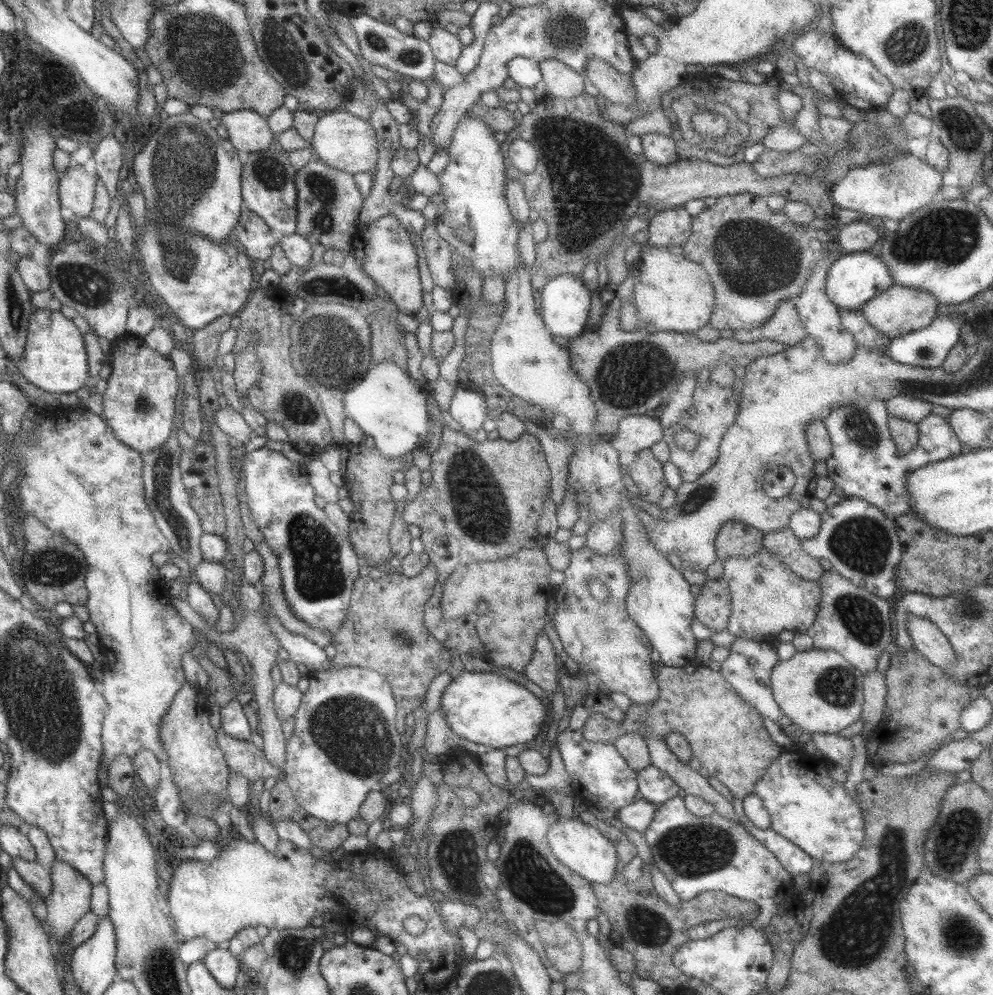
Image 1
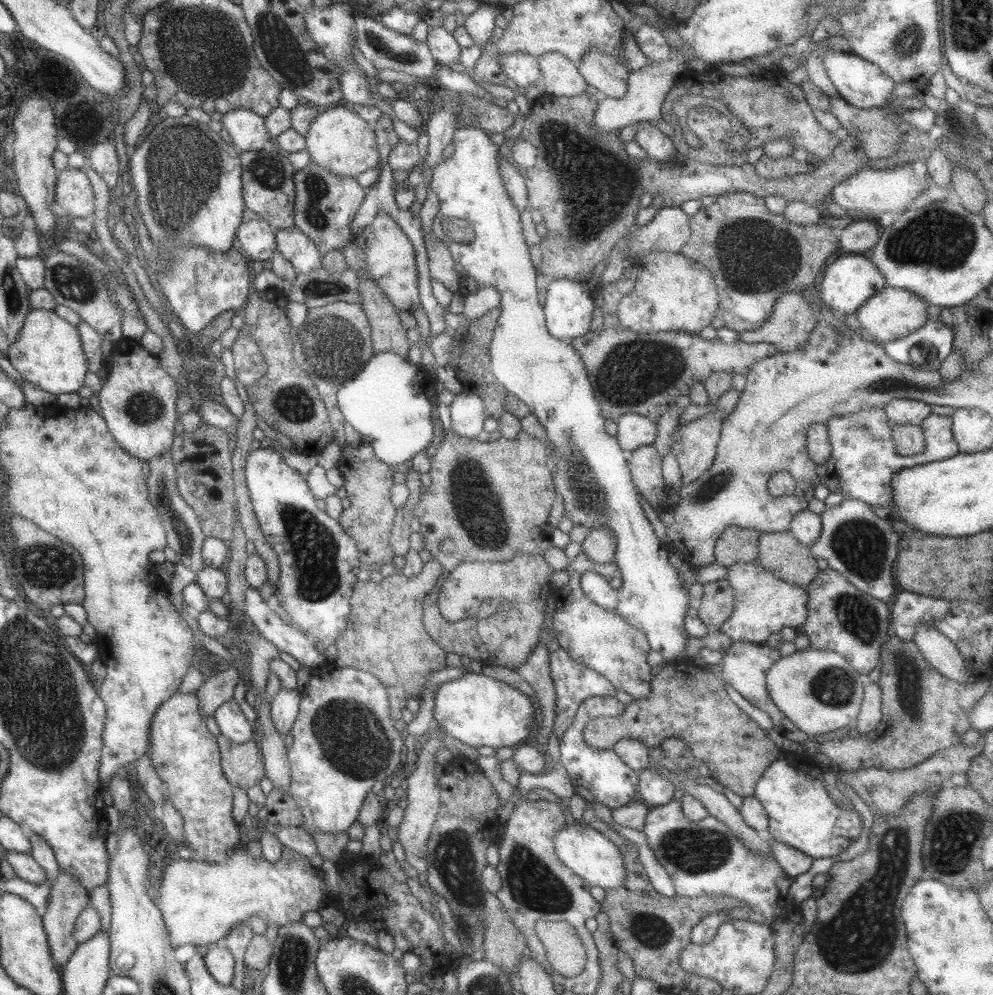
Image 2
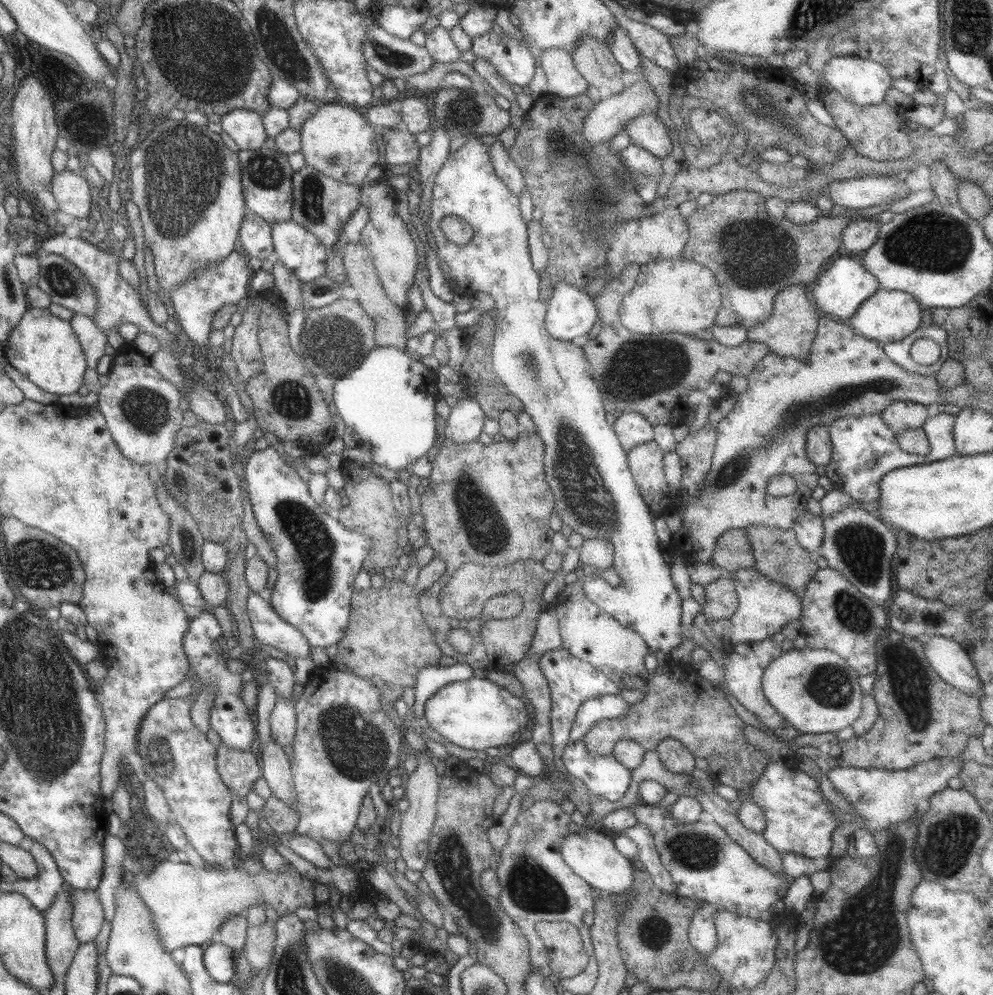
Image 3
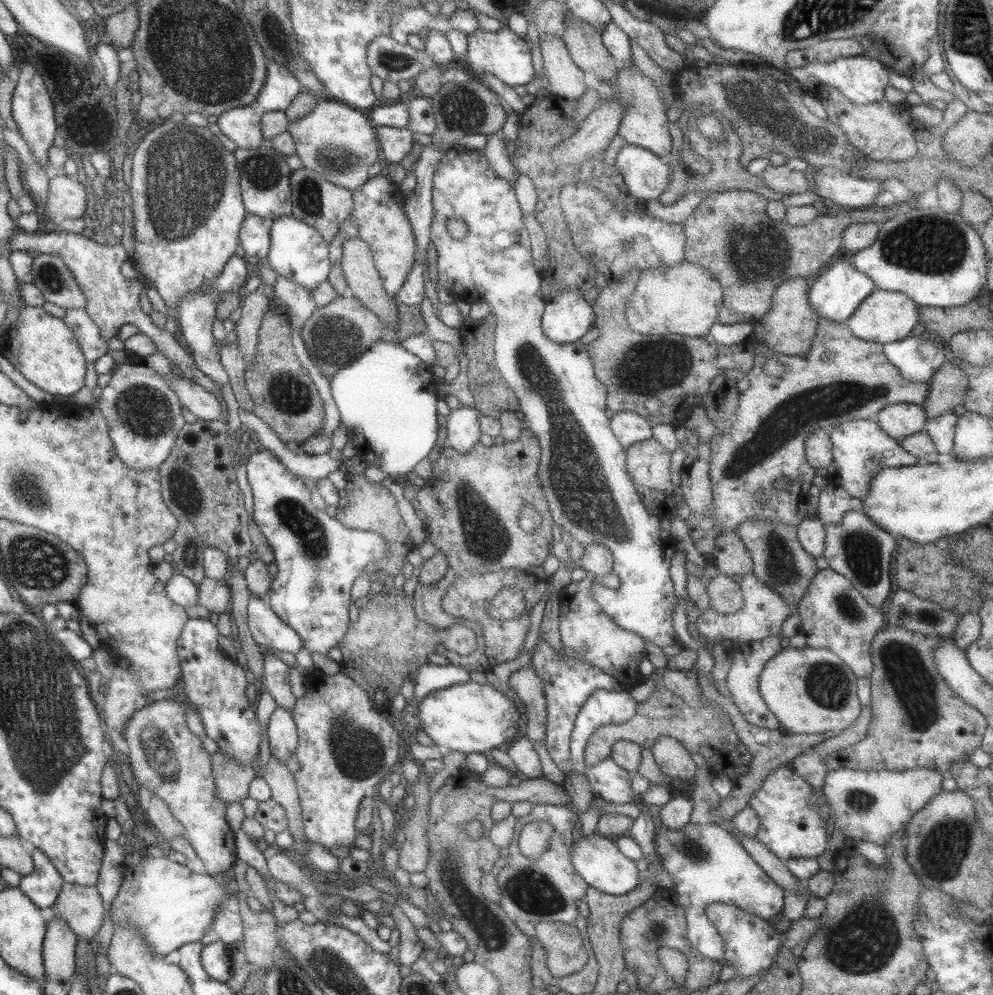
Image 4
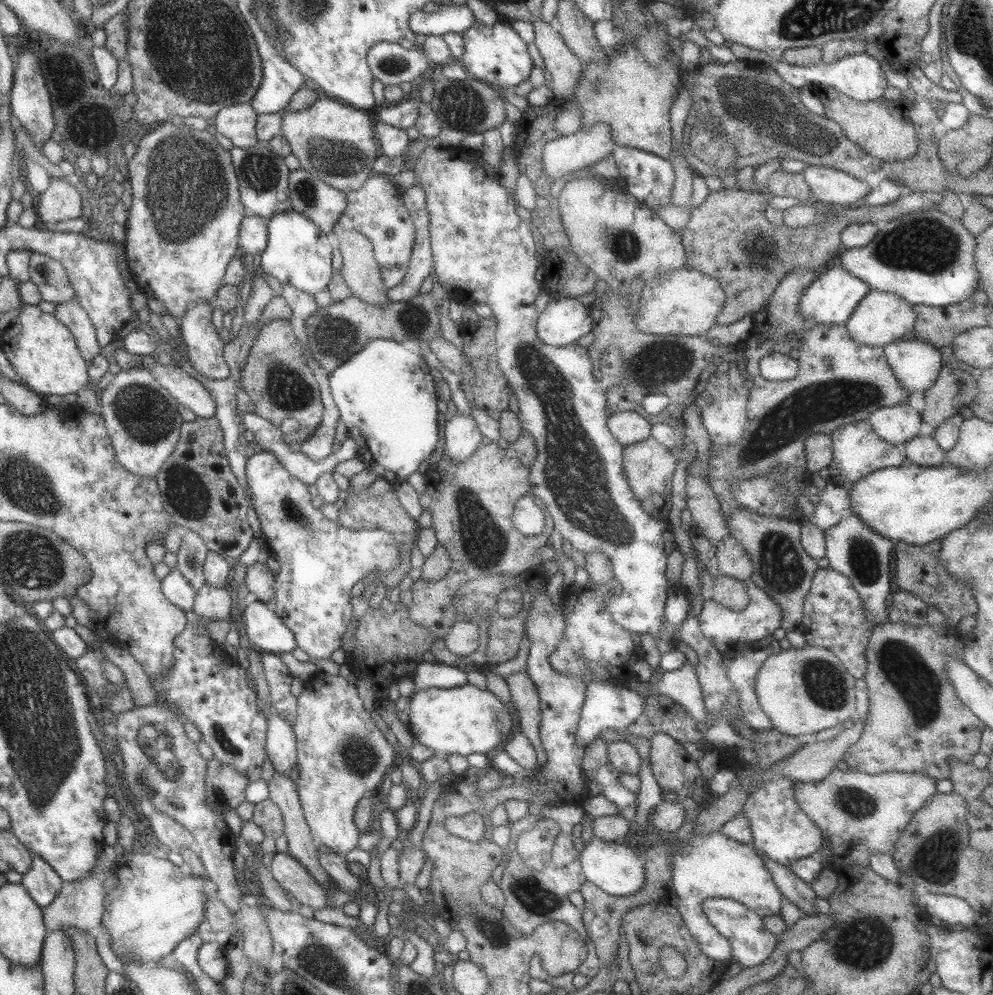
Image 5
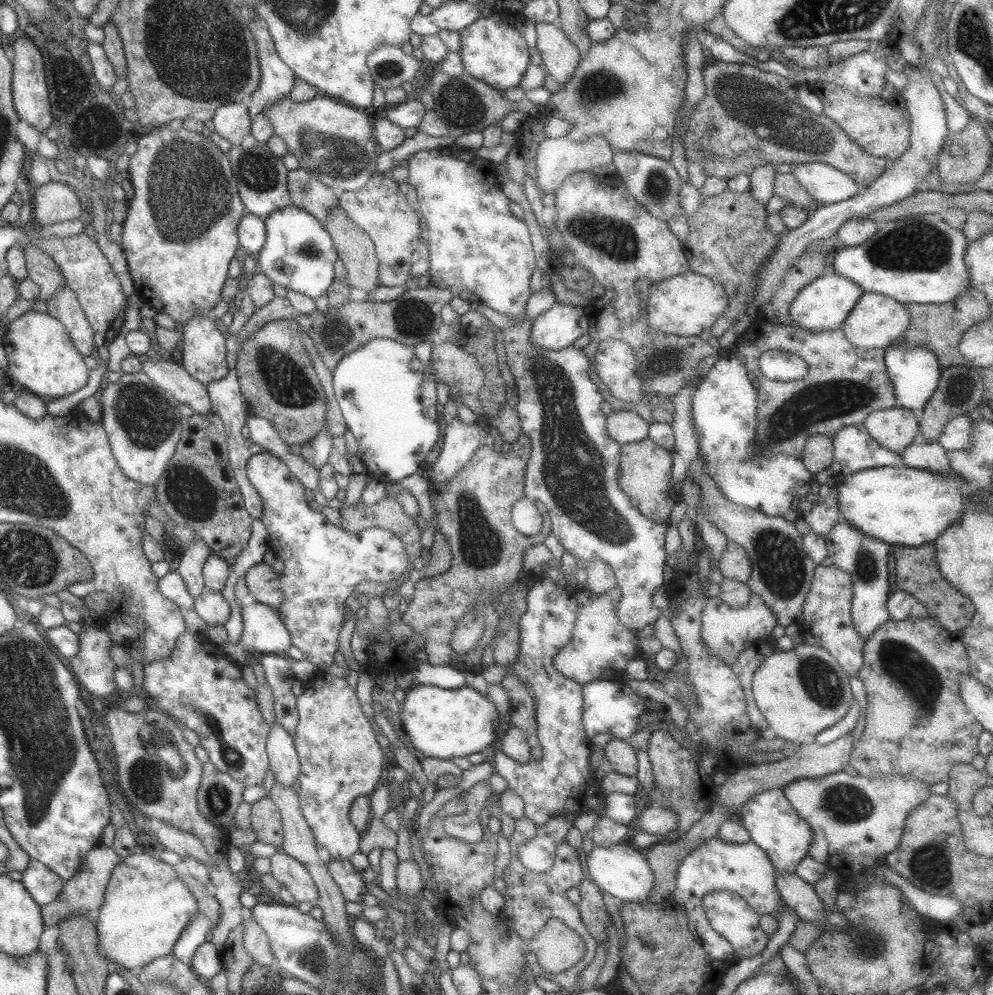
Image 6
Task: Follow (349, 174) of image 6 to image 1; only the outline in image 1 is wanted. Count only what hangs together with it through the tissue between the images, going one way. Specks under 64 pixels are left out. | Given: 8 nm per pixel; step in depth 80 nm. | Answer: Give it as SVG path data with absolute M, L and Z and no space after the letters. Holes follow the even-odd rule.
M341 108L325 111L325 114L317 119L309 146L315 154L313 159L352 175L357 172L372 173L376 167L377 142L372 126L369 121L357 118Z

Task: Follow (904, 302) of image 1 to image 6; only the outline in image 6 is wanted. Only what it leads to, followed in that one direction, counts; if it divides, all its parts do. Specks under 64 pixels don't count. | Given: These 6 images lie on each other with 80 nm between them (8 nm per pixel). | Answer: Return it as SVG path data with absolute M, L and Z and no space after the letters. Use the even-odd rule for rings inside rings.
M871 291L863 293L842 322L839 328L847 342L852 346L861 349L881 348L884 350L892 344L894 340L899 340L905 332L909 315L902 303L887 298L882 294L872 293Z

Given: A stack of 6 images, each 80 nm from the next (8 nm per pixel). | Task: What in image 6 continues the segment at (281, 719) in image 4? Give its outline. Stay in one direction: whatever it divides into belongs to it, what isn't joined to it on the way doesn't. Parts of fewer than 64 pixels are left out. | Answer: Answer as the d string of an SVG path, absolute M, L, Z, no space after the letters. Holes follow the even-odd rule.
M274 722L268 730L266 740L268 768L273 773L275 782L283 788L291 786L298 777L300 762L291 738L278 722Z

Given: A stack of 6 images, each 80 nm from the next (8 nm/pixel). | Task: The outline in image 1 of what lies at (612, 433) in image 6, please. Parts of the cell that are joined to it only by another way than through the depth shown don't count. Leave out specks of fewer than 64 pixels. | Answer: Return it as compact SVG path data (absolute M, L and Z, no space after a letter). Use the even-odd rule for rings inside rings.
M647 415L625 416L618 421L618 428L610 443L617 452L639 452L660 441L663 428L659 420Z

